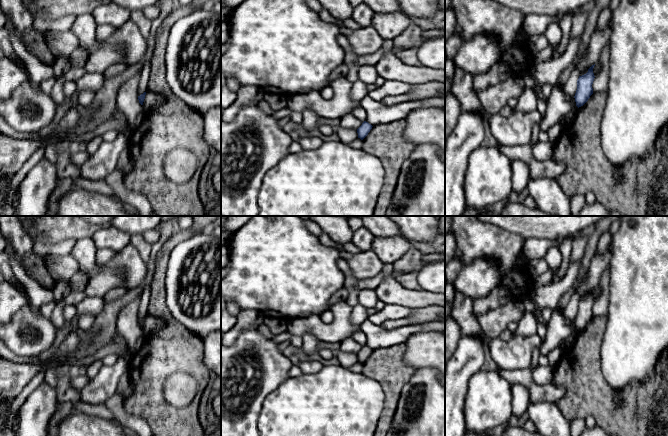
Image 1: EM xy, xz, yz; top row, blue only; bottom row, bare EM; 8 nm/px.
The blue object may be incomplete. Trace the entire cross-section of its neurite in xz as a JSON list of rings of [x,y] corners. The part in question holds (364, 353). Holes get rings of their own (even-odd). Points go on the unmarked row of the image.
[[[364,345],[362,347],[362,349],[357,353],[358,362],[363,364],[368,359],[368,357],[372,353],[372,351],[373,350],[371,348],[369,348],[368,346]]]

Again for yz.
[[[595,288],[588,293],[586,298],[579,300],[577,304],[577,314],[574,322],[578,332],[583,330],[593,318],[592,308],[595,302],[593,297],[594,290]]]

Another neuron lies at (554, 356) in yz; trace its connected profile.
[[[557,347],[547,355],[549,366],[552,369],[558,362],[560,362],[562,352],[563,352],[563,349],[561,349],[560,347]]]

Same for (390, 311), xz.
[[[384,304],[382,310],[369,315],[367,319],[376,325],[382,325],[387,320],[400,320],[407,318],[411,313],[411,308],[395,304]]]

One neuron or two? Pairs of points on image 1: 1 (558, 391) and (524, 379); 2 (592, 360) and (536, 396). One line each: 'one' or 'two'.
1: one
2: two

